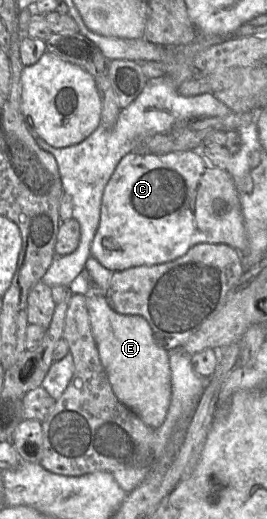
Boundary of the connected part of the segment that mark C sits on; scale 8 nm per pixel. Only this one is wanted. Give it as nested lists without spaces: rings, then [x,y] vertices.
[[[195,150],[163,155],[129,153],[124,156],[104,189],[100,222],[91,243],[90,257],[106,269],[116,272],[173,261],[201,243],[225,244],[236,250],[244,248],[248,269],[251,268],[242,204],[232,176]]]

